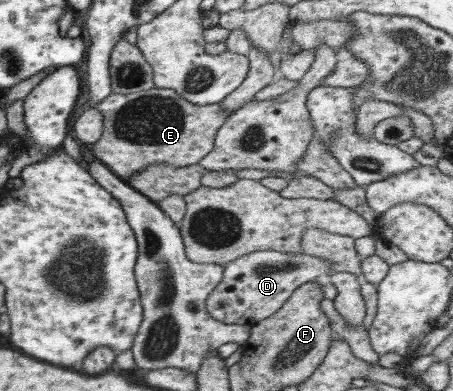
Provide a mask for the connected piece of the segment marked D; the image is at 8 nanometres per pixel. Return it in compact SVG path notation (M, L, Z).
M270 249L254 251L223 265L222 278L207 295L205 308L210 317L220 323L244 322L253 326L255 322L270 317L299 285L329 276L332 276L330 262L324 258L302 251L296 254Z

